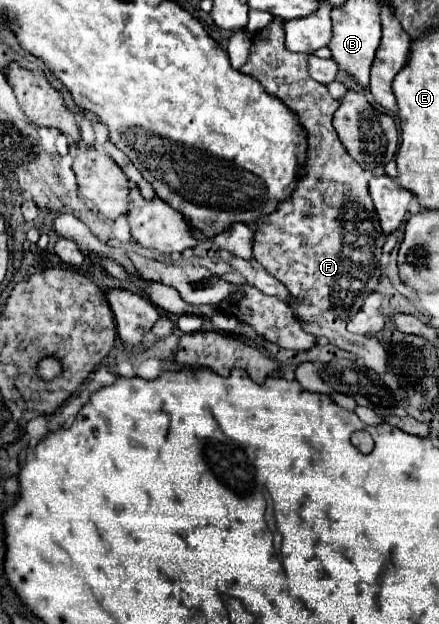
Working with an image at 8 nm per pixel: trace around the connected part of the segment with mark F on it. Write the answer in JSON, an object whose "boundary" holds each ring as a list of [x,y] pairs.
{"boundary":[[[274,17],[268,27],[252,37],[250,57],[240,71],[258,79],[266,93],[284,101],[300,117],[308,131],[308,161],[292,197],[282,201],[272,215],[258,221],[254,259],[288,287],[296,299],[292,311],[304,331],[324,335],[332,345],[354,353],[368,369],[384,375],[388,371],[384,345],[376,337],[348,333],[346,325],[380,279],[380,257],[386,239],[368,195],[368,177],[348,155],[332,127],[338,101],[308,75],[308,55],[286,49],[283,21]]]}

